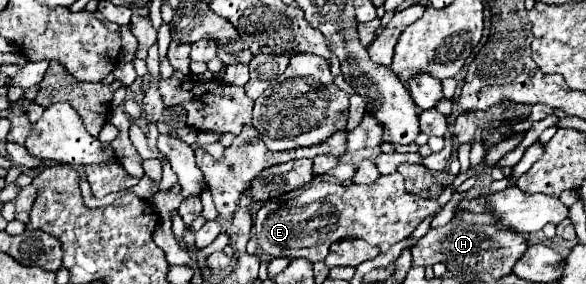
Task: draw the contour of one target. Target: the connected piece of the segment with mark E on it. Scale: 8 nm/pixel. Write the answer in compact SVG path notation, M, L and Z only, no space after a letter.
M400 173L380 175L370 185L342 187L330 181L314 181L310 187L298 191L290 201L266 203L254 221L254 233L262 251L270 257L308 257L312 263L324 261L330 243L340 237L358 237L378 245L386 253L394 243L412 235L412 231L432 213L444 205L440 201L422 199L404 189Z

